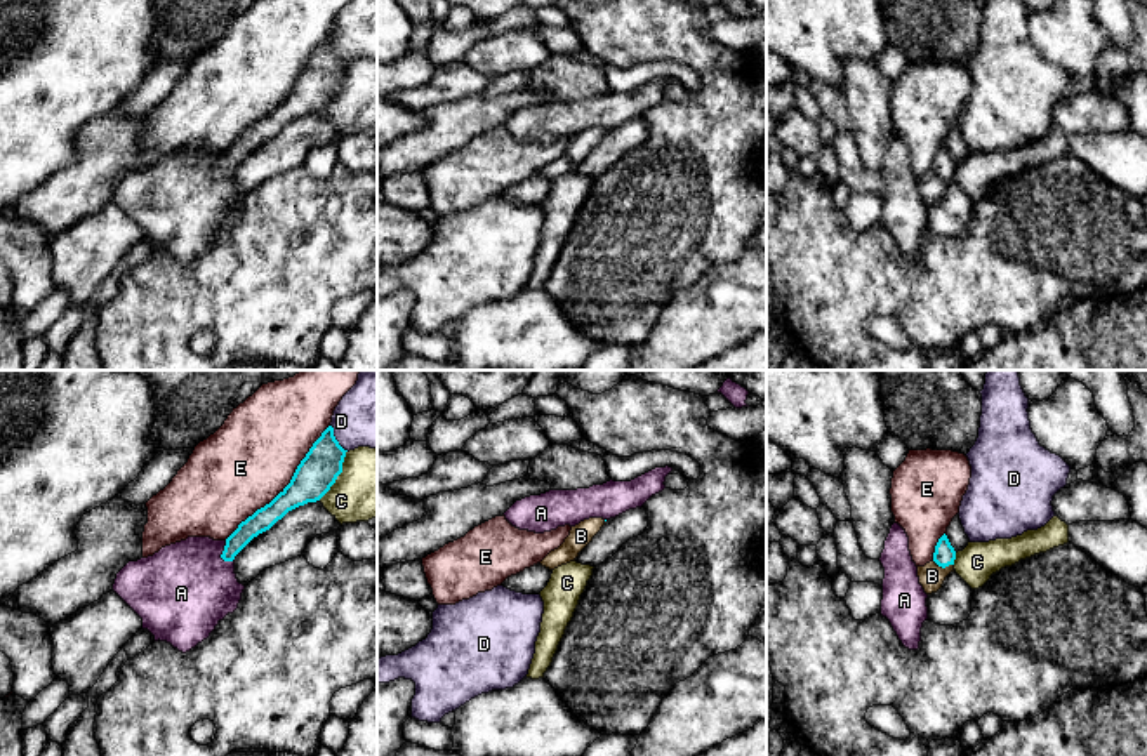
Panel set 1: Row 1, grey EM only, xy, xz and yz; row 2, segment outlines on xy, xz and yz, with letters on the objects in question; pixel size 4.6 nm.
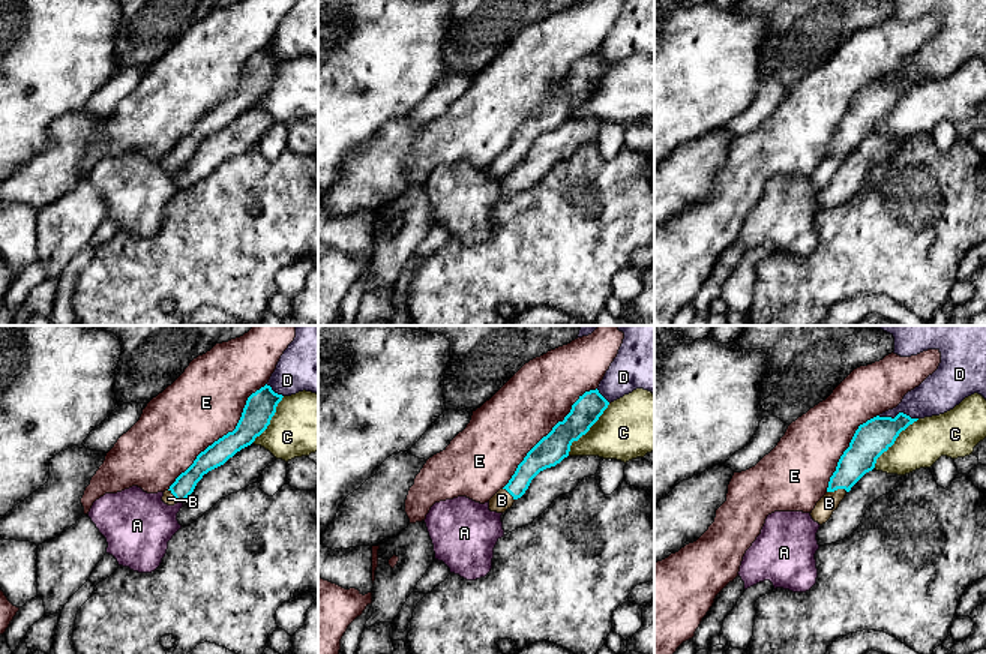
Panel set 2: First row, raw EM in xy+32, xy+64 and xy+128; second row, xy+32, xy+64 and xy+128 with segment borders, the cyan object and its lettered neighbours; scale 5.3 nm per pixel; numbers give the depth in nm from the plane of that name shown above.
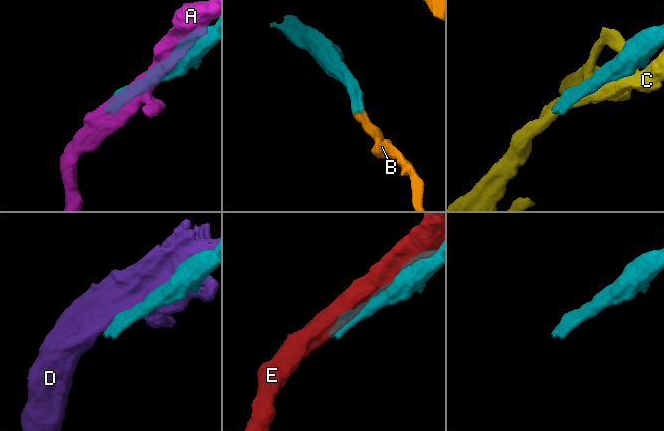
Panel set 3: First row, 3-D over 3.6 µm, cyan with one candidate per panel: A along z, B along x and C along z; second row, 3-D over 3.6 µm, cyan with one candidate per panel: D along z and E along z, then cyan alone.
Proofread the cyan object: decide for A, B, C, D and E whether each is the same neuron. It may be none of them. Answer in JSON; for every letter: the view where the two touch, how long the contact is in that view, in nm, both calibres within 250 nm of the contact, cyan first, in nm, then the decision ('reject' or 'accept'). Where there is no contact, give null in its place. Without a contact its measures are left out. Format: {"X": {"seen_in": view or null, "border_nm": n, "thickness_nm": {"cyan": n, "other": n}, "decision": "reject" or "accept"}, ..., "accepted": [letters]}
{"A": {"seen_in": "xy", "border_nm": 110, "thickness_nm": {"cyan": 100, "other": 440}, "decision": "reject"}, "B": {"seen_in": "yz", "border_nm": 100, "thickness_nm": {"cyan": 100, "other": 120}, "decision": "accept"}, "C": {"seen_in": "xy", "border_nm": 260, "thickness_nm": {"cyan": 180, "other": 320}, "decision": "reject"}, "D": {"seen_in": "xy", "border_nm": 150, "thickness_nm": {"cyan": 180, "other": 320}, "decision": "reject"}, "E": {"seen_in": "xy", "border_nm": 700, "thickness_nm": {"cyan": 180, "other": 400}, "decision": "reject"}, "accepted": ["B"]}

